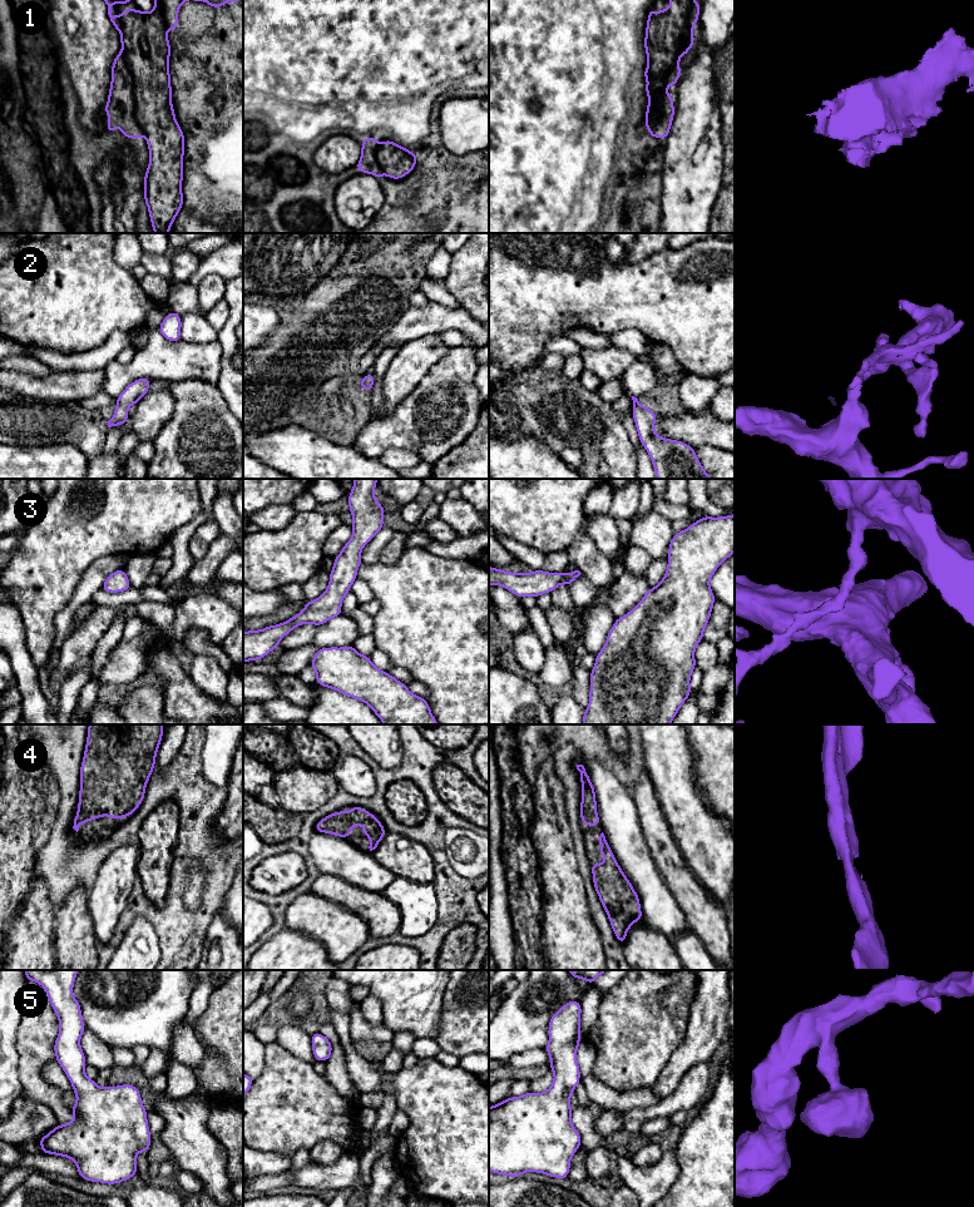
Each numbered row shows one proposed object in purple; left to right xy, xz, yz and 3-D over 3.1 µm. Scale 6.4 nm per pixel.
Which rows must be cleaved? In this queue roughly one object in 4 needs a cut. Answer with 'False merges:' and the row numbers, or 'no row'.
False merges: no row

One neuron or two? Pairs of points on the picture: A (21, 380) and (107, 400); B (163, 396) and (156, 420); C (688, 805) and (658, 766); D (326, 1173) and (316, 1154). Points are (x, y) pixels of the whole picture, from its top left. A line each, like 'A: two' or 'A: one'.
A: two
B: one
C: one
D: two

